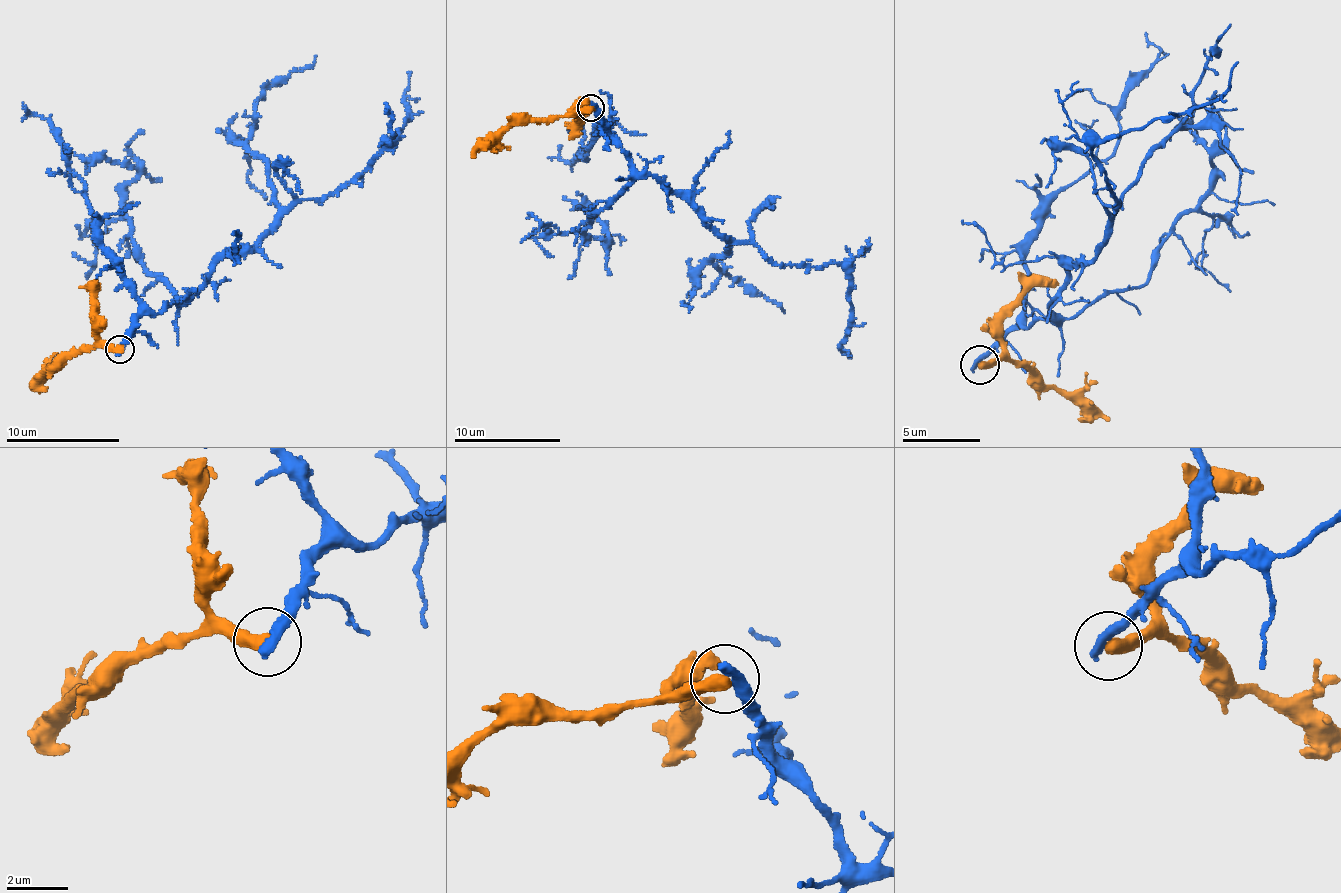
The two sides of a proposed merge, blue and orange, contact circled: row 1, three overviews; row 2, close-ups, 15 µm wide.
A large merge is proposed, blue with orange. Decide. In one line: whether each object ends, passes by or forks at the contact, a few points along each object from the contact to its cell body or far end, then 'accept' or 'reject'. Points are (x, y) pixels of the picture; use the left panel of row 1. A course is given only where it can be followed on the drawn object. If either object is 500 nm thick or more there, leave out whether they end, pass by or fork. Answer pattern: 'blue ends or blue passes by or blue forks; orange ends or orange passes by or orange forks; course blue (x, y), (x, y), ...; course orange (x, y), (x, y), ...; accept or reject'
blue ends; orange ends; course blue (118, 349), (136, 320), (181, 303), (211, 268), (254, 246), (298, 202), (338, 193), (411, 120), (409, 72); course orange (118, 349), (64, 352), (33, 388); reject

